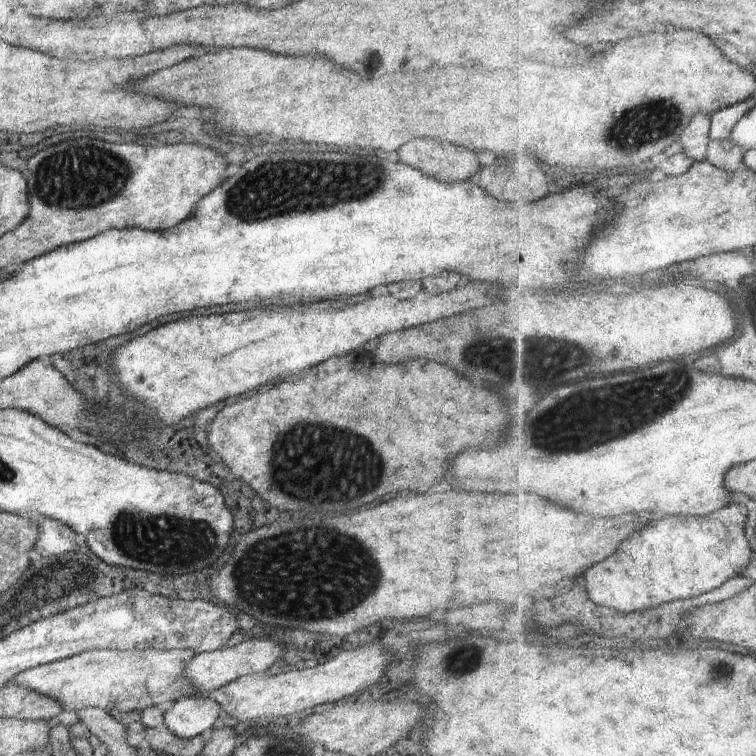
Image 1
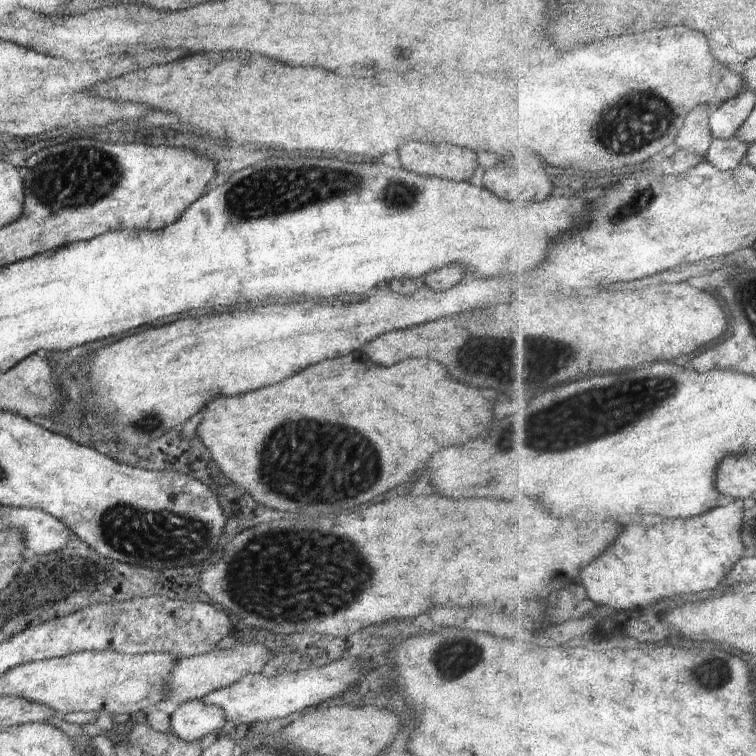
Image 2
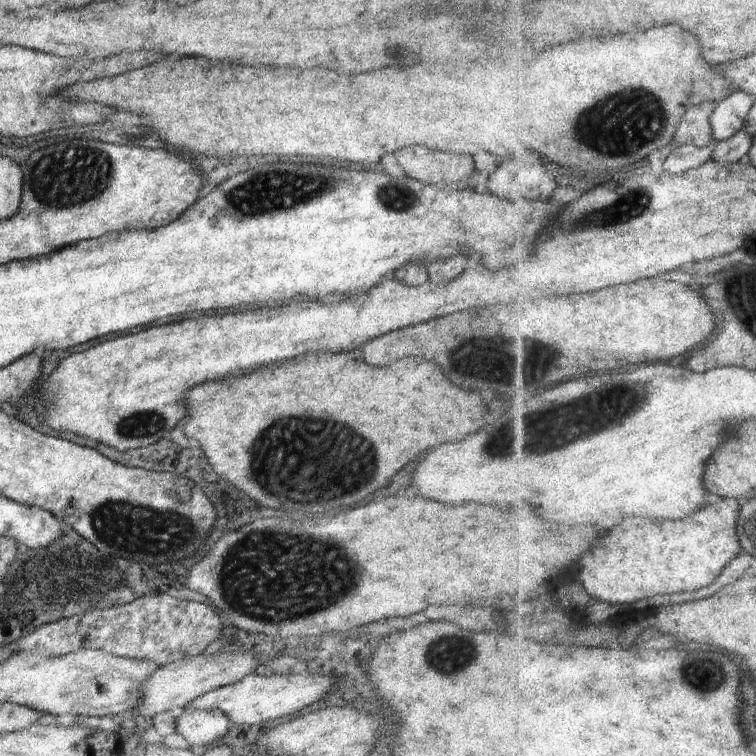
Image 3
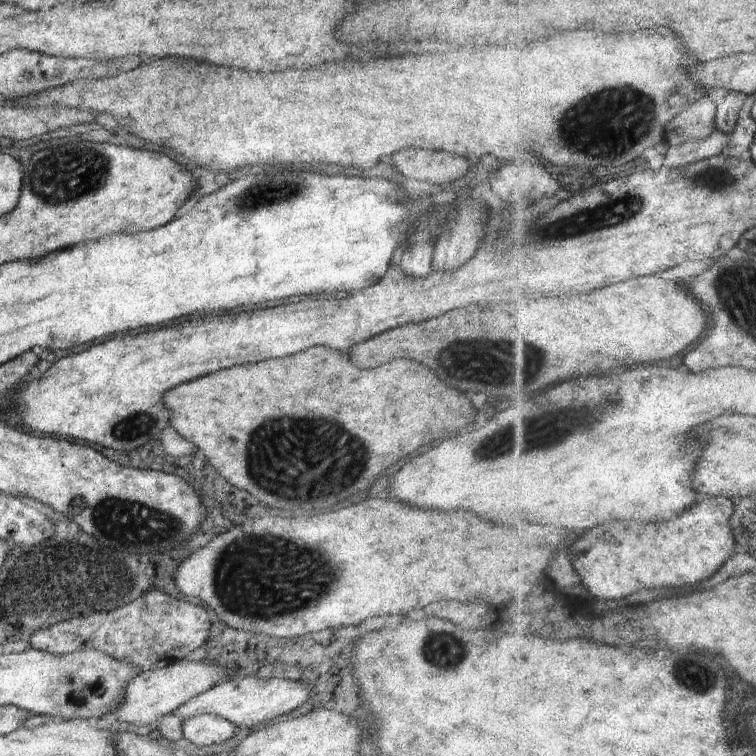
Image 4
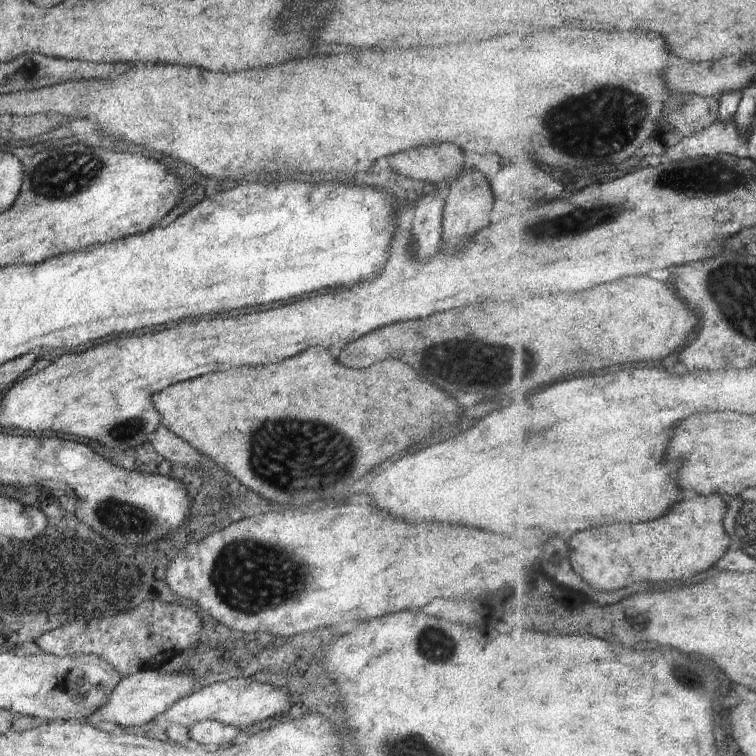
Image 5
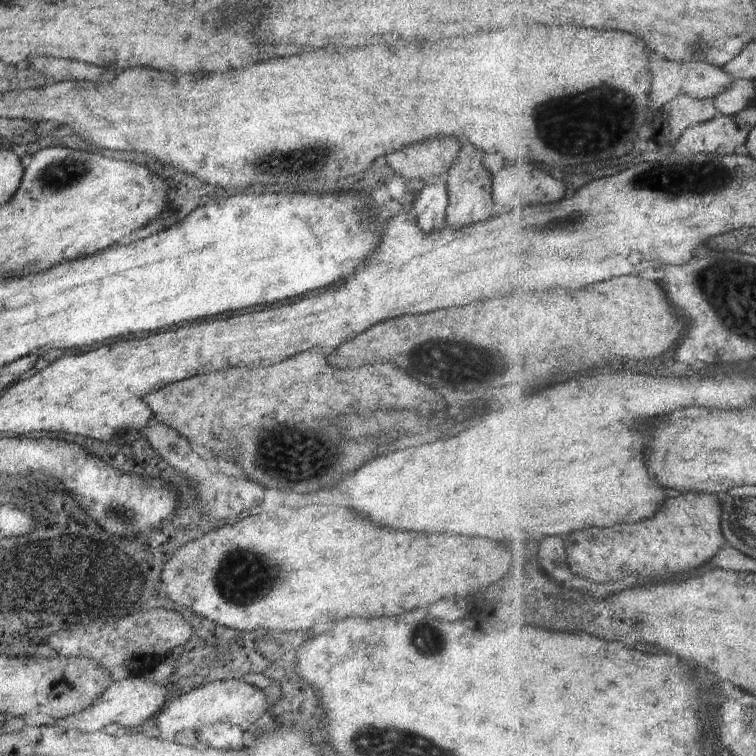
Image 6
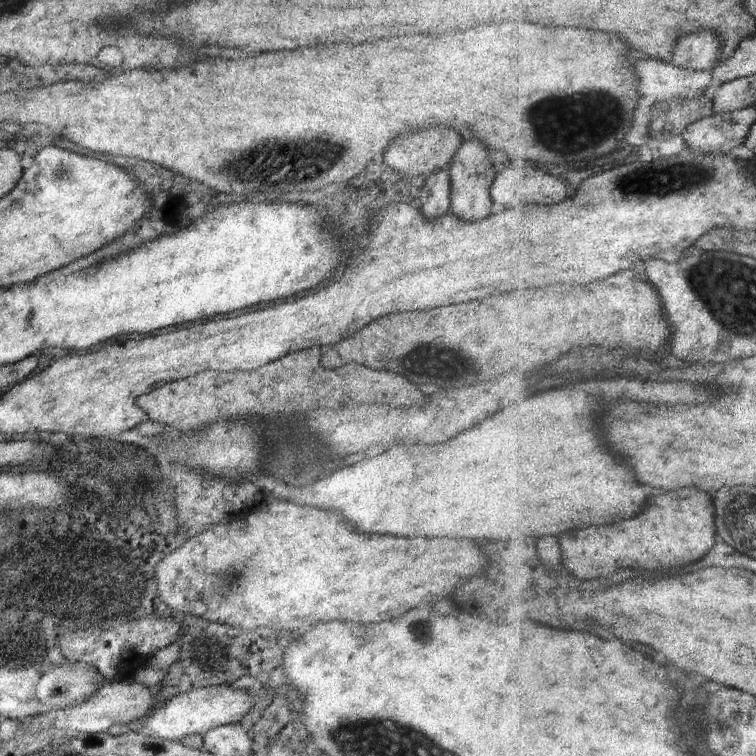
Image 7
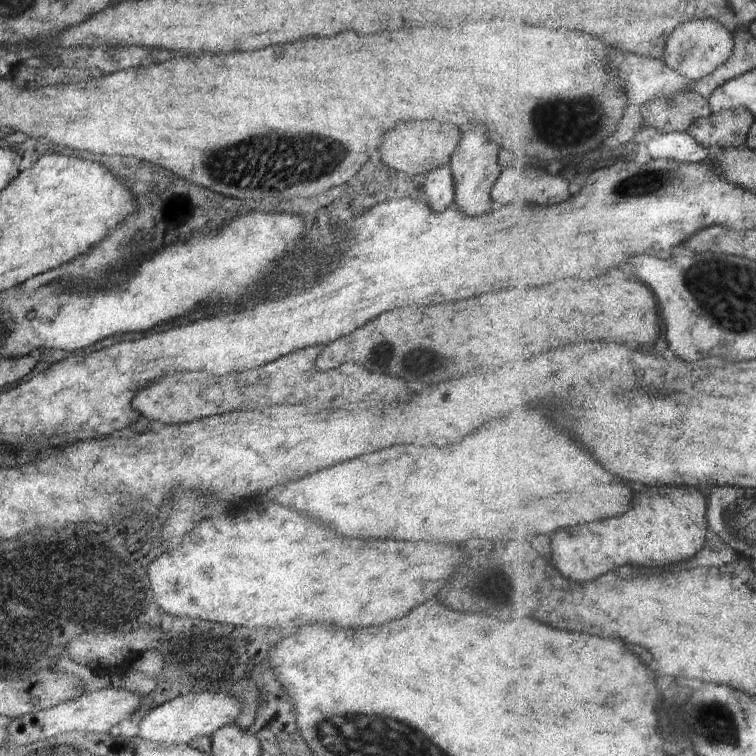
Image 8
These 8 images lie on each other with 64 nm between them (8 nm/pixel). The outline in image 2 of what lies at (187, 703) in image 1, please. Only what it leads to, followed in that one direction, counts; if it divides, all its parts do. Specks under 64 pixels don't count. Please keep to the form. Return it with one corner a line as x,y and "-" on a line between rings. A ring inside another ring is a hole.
201,699
188,700
179,704
170,715
172,733
186,742
202,740
208,734
216,733
228,718
216,705
204,704

